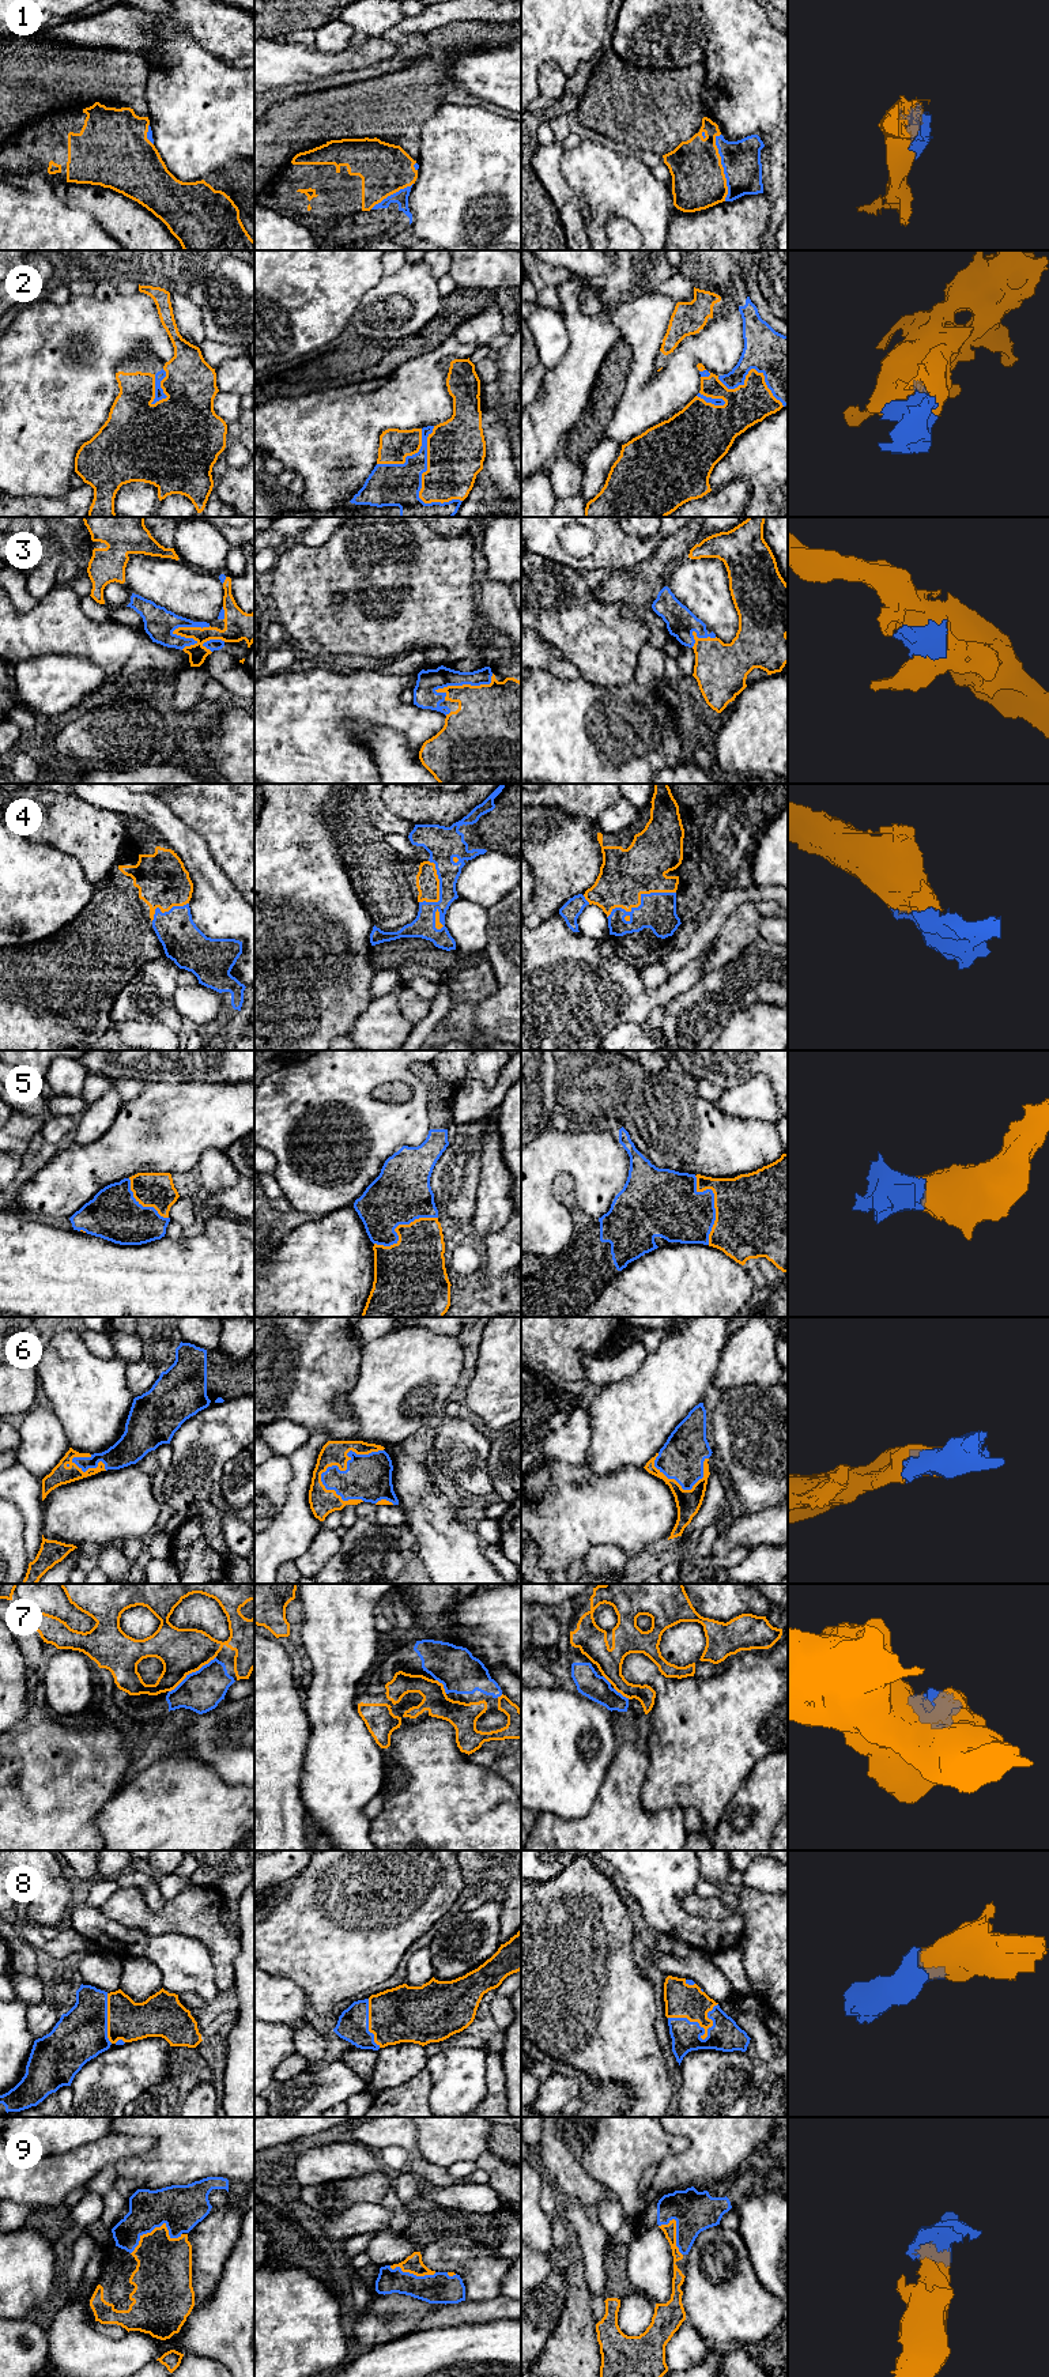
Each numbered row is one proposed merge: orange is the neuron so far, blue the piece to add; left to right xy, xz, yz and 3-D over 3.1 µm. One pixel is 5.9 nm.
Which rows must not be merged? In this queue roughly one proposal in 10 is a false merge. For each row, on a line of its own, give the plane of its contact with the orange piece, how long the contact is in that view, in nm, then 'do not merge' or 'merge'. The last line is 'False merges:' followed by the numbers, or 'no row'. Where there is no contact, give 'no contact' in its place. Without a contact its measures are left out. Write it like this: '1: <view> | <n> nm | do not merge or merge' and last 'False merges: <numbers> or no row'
1: yz | 400 nm | merge
2: xz | 480 nm | merge
3: xz | 360 nm | merge
4: yz | 440 nm | merge
5: yz | 420 nm | merge
6: xz | 420 nm | merge
7: xy | 360 nm | merge
8: yz | 300 nm | merge
9: xy | 320 nm | merge
False merges: no row

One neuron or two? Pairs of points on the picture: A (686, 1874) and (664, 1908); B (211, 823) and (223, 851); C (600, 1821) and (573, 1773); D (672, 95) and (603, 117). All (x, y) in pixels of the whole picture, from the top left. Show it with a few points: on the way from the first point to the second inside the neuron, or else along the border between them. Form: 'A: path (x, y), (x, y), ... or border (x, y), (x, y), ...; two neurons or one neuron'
A: path (678, 1882), (664, 1896), (664, 1900); one neuron
B: path (218, 830), (223, 836), (223, 844); one neuron
C: border (606, 1776), (592, 1807), (584, 1815), (563, 1819); two neurons
D: path (655, 106), (621, 106); one neuron

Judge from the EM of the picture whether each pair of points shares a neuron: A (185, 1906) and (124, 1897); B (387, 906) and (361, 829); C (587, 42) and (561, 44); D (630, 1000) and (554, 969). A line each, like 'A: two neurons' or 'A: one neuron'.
A: one neuron
B: one neuron
C: one neuron
D: one neuron

